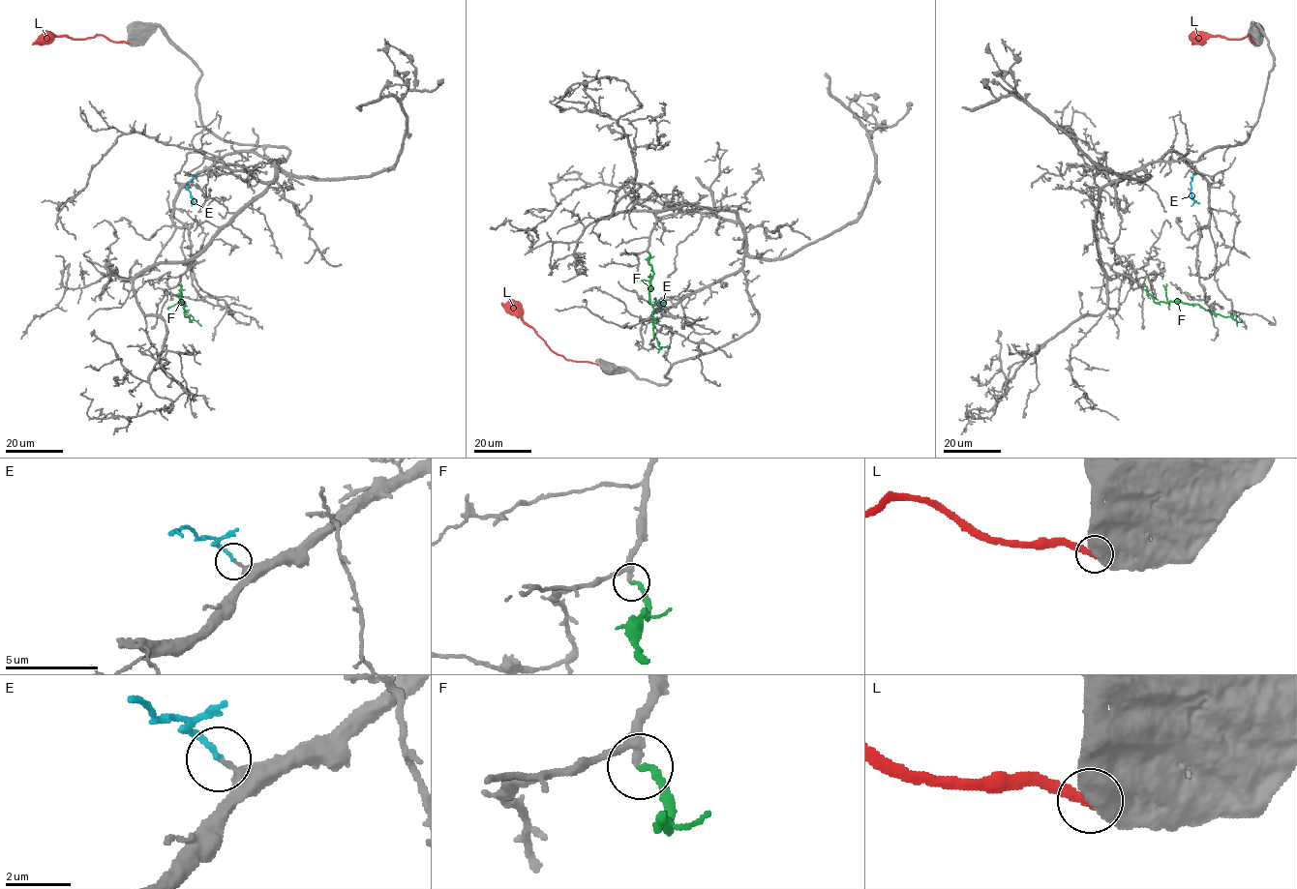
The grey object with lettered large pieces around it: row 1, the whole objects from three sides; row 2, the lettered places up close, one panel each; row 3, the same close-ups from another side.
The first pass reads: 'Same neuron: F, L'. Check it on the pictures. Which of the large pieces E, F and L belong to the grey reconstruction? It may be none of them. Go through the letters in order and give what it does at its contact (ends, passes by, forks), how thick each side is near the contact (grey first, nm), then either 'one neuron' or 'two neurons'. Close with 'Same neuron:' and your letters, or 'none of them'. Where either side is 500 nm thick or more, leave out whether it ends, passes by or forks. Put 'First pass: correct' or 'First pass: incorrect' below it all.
E: it ends; calibres 220 and 190 nm; one neuron
F: it ends; calibres 200 and 240 nm; one neuron
L: calibres 750 and 320 nm; two neurons
Same neuron: E, F
First pass: incorrect

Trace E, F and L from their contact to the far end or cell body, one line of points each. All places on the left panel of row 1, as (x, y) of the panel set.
E: (196, 174), (187, 186), (191, 203), (195, 202)
F: (179, 285), (179, 298), (185, 302), (180, 302), (185, 304), (185, 316), (201, 325)
L: (128, 44), (111, 42), (97, 35), (83, 39), (53, 36), (48, 41), (36, 41), (32, 44)

